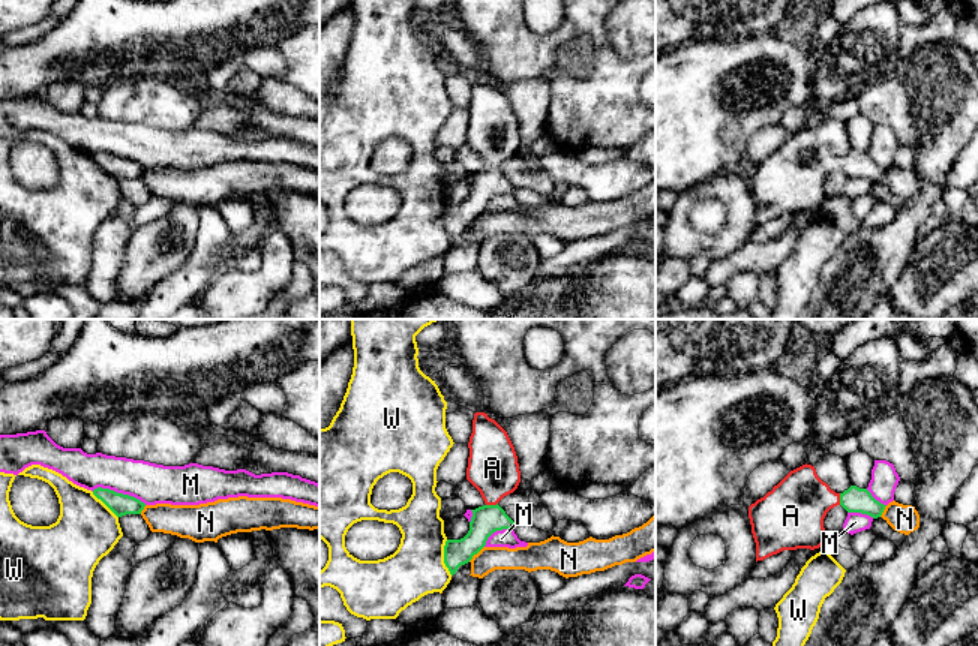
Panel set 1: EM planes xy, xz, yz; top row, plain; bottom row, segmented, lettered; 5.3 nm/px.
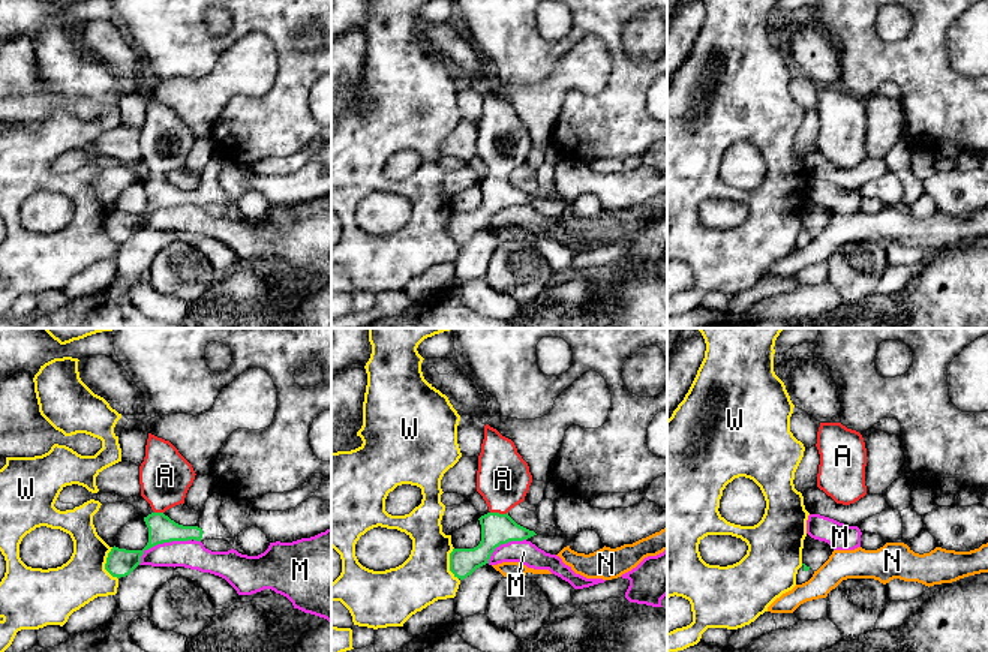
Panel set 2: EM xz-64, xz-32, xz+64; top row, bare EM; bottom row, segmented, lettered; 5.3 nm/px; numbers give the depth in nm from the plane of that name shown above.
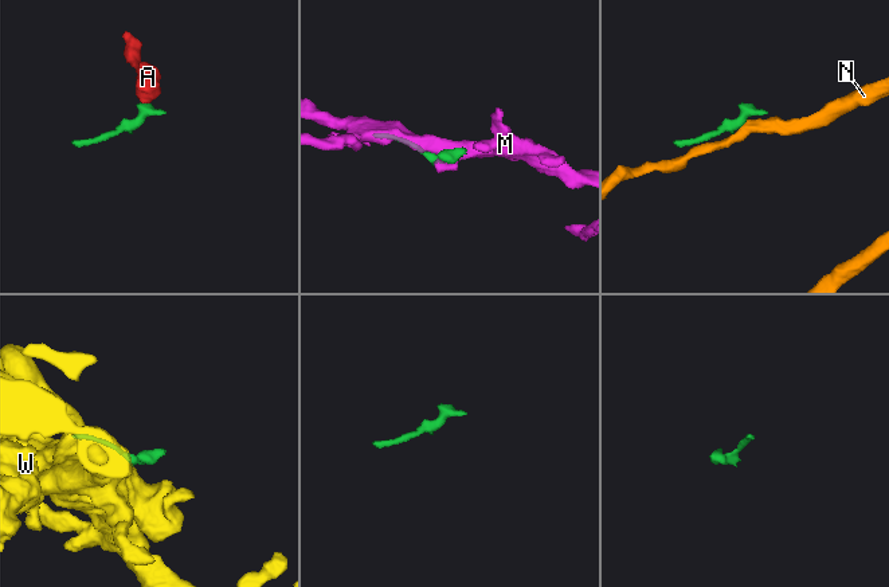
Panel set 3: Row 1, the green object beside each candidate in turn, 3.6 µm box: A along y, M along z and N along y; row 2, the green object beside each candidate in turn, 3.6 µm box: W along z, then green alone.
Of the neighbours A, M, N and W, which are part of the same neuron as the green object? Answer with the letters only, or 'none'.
A

